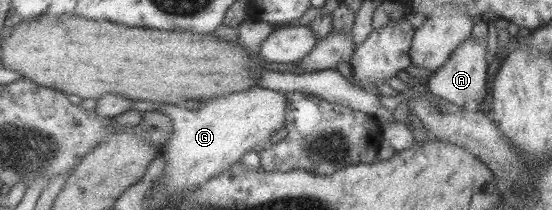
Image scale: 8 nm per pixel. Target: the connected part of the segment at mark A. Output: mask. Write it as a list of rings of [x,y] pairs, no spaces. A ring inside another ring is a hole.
[[[468,37],[460,42],[444,64],[430,75],[425,87],[434,96],[443,98],[453,105],[471,109],[480,104],[486,94],[486,68],[486,40],[476,41],[474,37]]]

